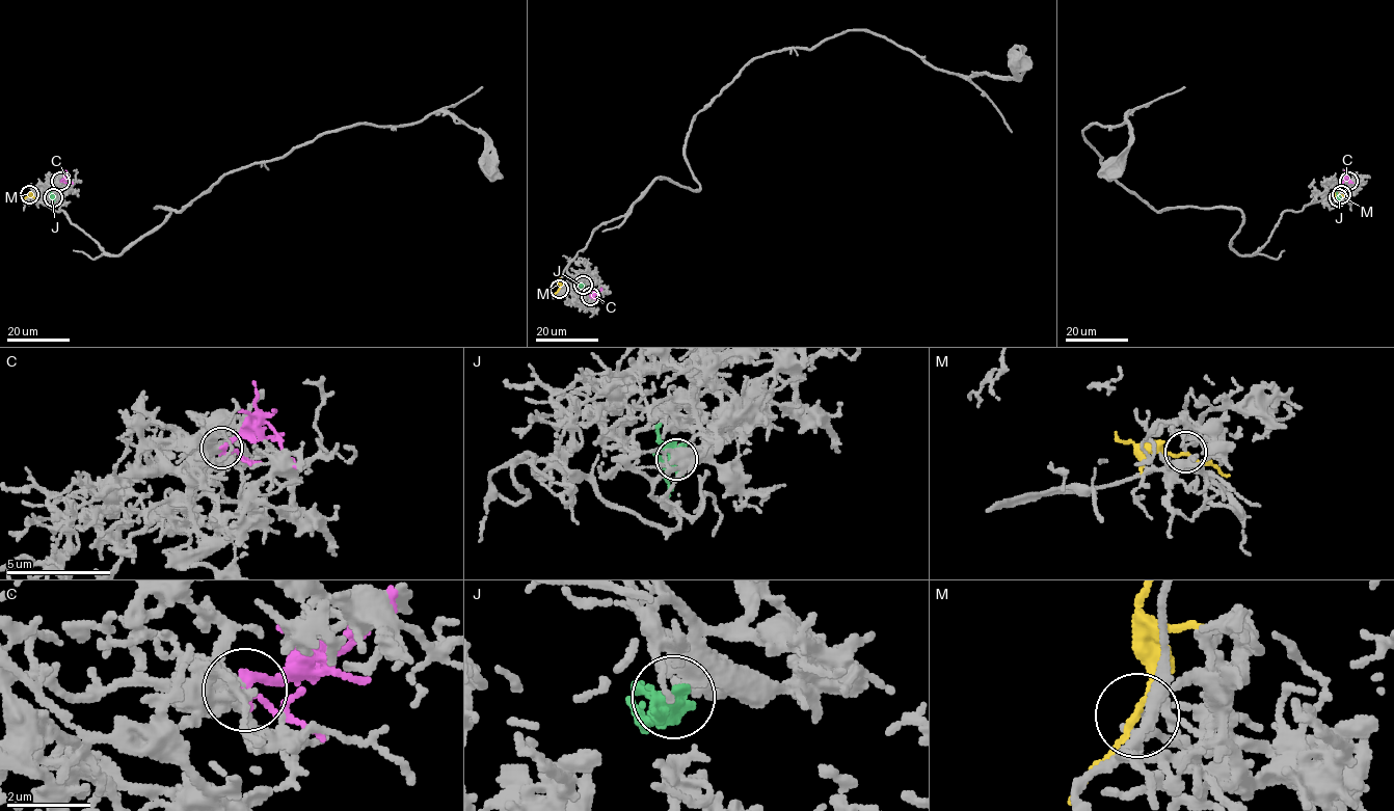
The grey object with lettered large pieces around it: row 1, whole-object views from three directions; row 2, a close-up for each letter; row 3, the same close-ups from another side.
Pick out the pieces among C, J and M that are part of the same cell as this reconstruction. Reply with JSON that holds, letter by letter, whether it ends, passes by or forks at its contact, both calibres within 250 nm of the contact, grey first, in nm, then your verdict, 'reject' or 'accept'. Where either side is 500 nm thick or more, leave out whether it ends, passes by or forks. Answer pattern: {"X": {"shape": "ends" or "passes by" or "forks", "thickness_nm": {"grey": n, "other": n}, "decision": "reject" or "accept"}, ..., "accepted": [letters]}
{"C": {"shape": "passes by", "thickness_nm": {"grey": 440, "other": 190}, "decision": "reject"}, "J": {"shape": "forks", "thickness_nm": {"grey": 480, "other": 360}, "decision": "accept"}, "M": {"shape": "passes by", "thickness_nm": {"grey": 190, "other": 130}, "decision": "reject"}, "accepted": ["J"]}

